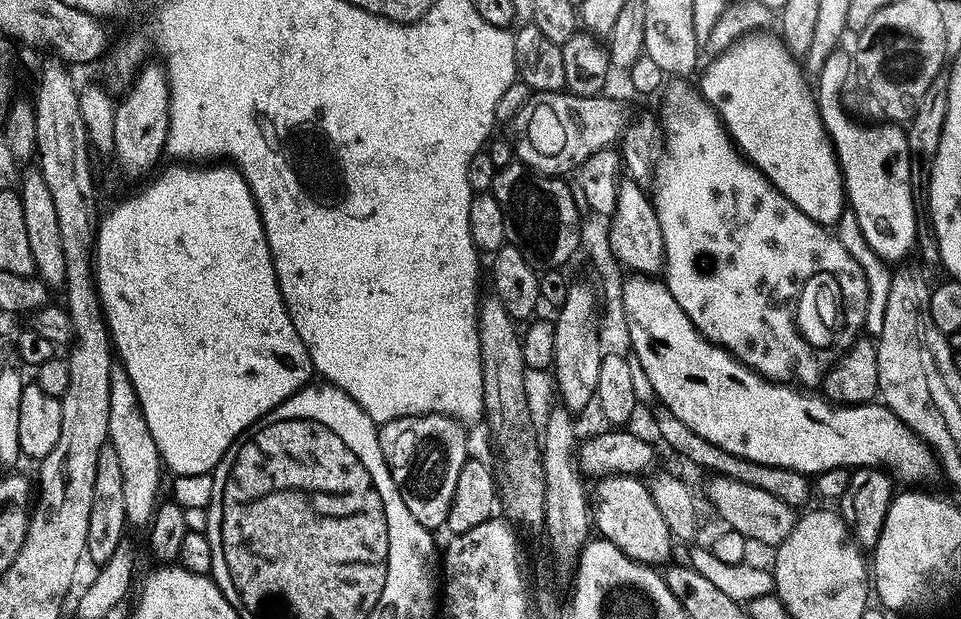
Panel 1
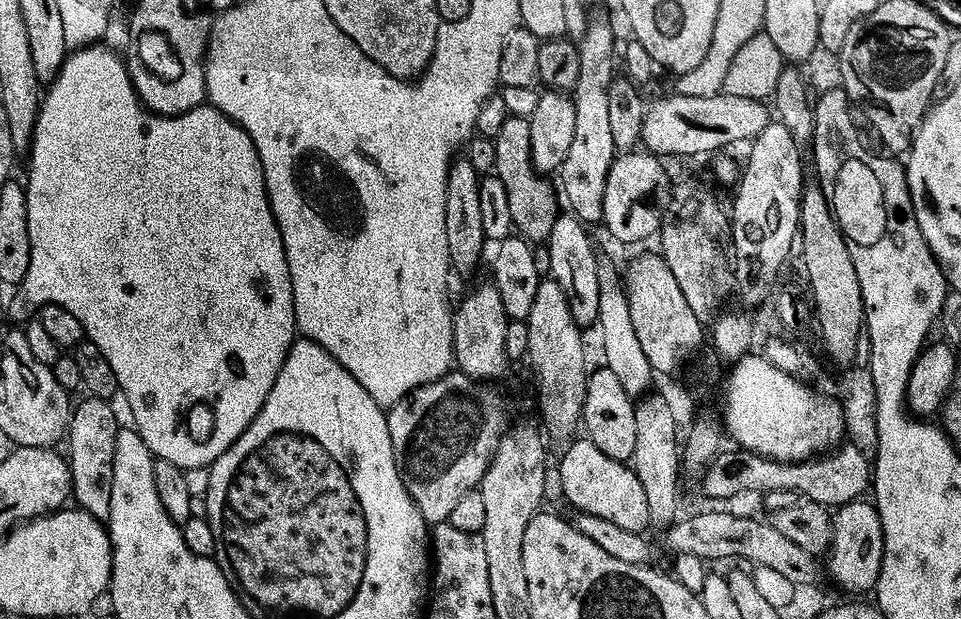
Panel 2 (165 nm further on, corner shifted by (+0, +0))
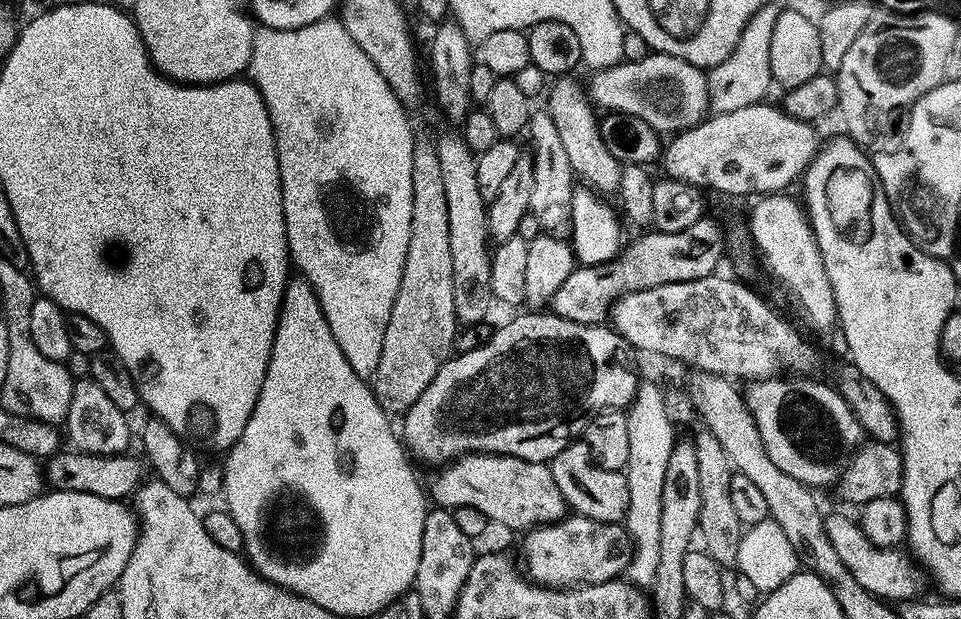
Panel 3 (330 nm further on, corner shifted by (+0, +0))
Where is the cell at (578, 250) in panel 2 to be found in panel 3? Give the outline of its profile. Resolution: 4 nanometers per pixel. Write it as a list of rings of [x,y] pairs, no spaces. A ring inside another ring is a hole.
[[[547,109],[533,111],[529,115],[528,134],[532,142],[530,155],[534,170],[534,187],[531,195],[531,211],[538,218],[540,228],[547,234],[567,237],[572,230],[573,194],[576,189],[576,175],[570,166],[570,158],[563,147],[558,128],[554,125]]]

